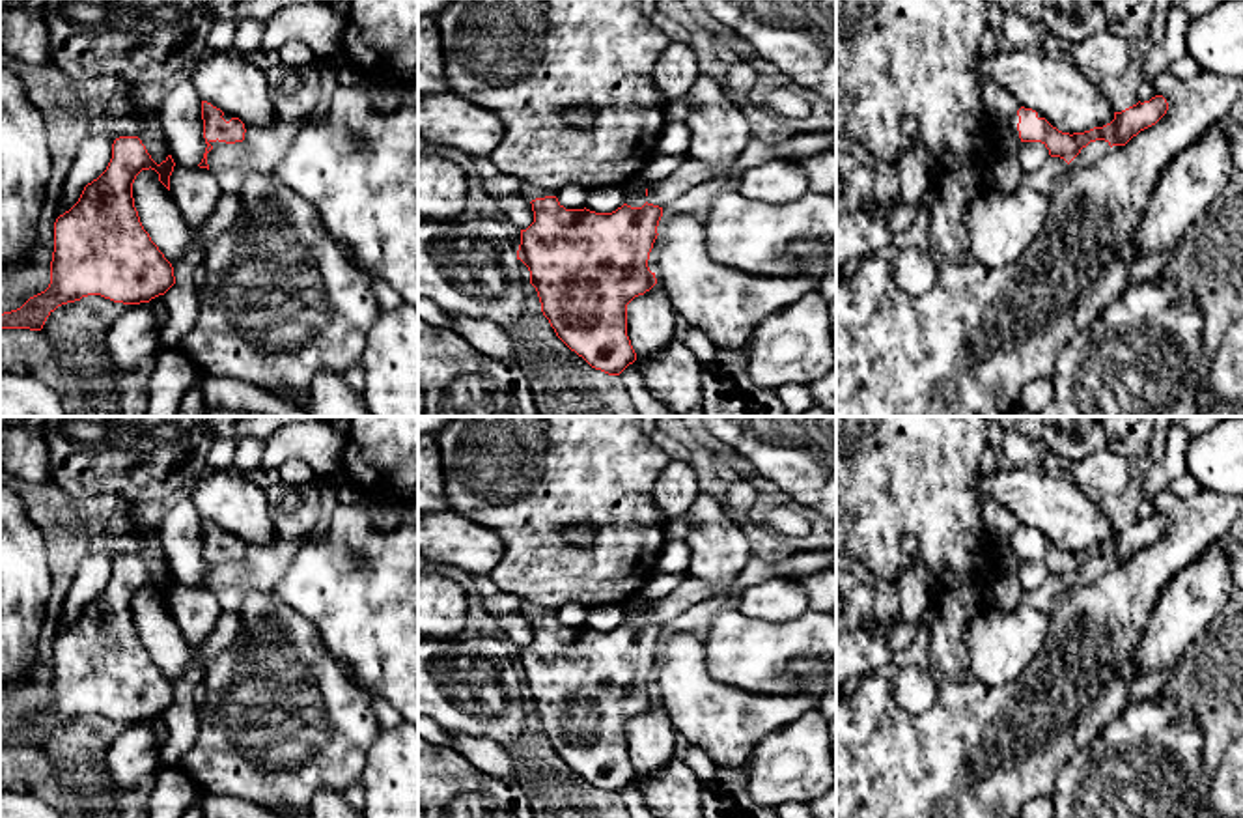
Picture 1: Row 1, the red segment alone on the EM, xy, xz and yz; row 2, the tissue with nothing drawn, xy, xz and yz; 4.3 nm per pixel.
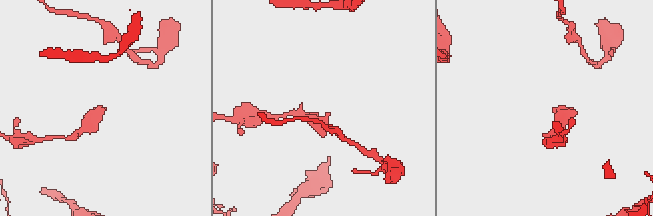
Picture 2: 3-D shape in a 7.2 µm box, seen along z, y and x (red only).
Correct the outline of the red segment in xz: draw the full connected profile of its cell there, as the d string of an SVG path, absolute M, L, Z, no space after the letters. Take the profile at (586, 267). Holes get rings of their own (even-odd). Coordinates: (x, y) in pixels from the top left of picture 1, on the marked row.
M644 176L631 183L640 189L640 196L625 198L612 213L566 209L556 196L532 200L534 222L521 230L517 250L517 260L528 267L541 312L556 336L592 368L608 375L620 375L636 360L627 336L627 304L657 284L648 260L659 235L663 207L646 202Z

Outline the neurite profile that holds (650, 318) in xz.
M659 284L627 304L627 336L636 359L664 349L674 340L674 327L676 312Z

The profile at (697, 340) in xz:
M689 325L687 329L683 329L681 342L692 351L702 368L707 368L715 362L717 347L698 327Z

